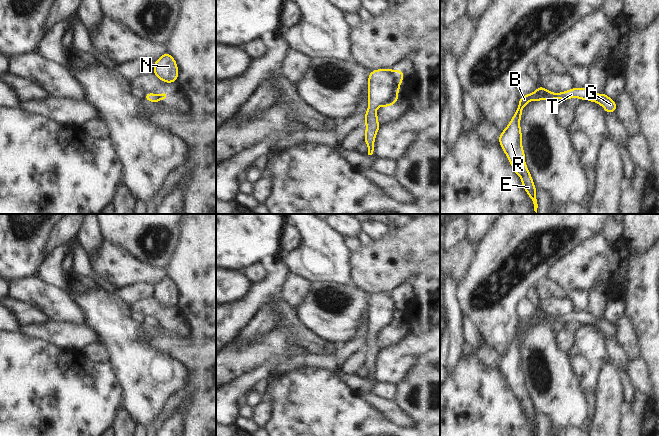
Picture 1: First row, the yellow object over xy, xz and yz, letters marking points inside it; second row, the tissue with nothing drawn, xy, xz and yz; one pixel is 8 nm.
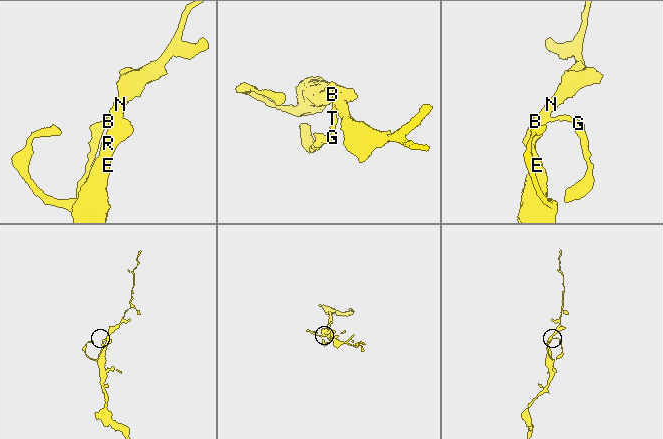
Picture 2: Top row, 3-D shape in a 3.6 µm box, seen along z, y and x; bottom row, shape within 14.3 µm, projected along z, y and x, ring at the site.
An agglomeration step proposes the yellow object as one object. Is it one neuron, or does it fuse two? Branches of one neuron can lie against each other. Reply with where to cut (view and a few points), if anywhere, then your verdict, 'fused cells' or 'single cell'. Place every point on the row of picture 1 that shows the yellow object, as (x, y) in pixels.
cut none; single cell

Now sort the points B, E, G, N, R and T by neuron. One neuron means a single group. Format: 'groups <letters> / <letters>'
groups B E G N R T

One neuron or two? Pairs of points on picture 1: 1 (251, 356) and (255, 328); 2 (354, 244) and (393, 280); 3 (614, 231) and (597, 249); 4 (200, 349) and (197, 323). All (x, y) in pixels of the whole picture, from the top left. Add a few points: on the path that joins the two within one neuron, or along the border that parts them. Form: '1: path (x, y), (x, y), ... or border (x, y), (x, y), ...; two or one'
1: border (272, 329), (246, 345), (240, 347), (231, 345); two
2: border (362, 245), (351, 251); two
3: border (602, 231), (609, 245), (613, 245), (621, 240); two
4: border (183, 331), (195, 337), (205, 338); two

